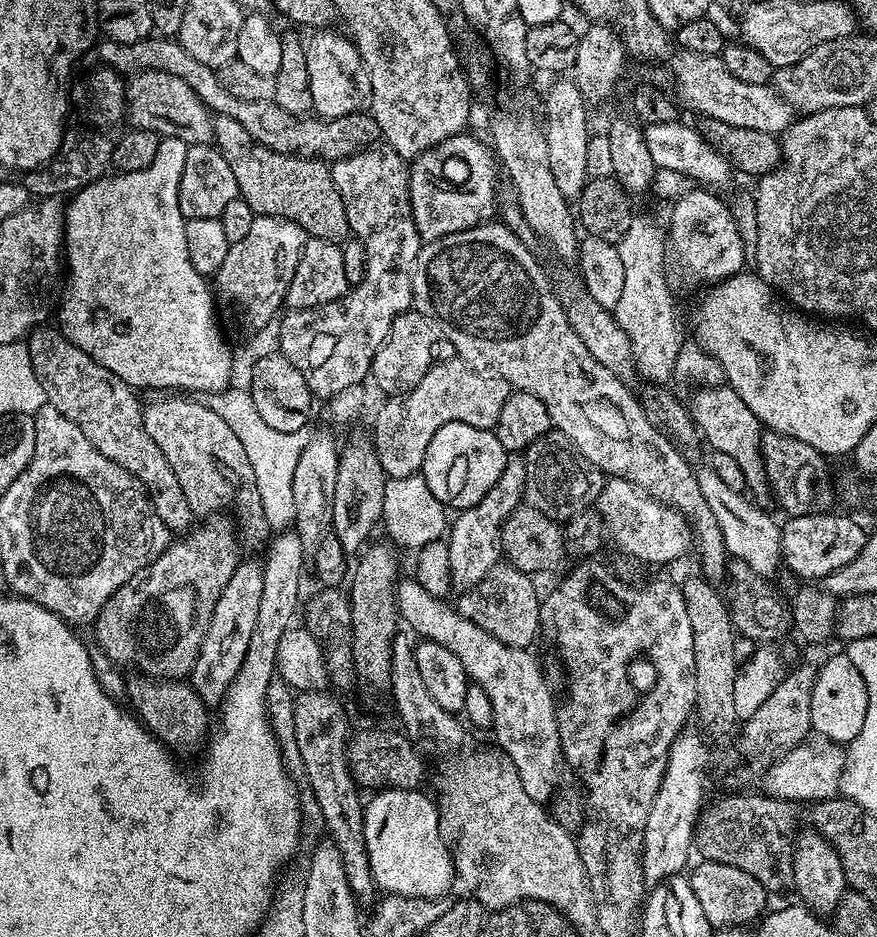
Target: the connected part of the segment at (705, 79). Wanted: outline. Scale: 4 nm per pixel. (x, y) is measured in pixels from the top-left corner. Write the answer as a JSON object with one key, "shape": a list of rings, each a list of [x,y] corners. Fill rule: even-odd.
{"shape":[[[681,51],[671,57],[670,65],[674,72],[676,88],[680,91],[679,99],[685,105],[689,104],[696,112],[701,112],[701,117],[711,118],[720,122],[726,122],[730,126],[738,126],[742,130],[760,130],[773,134],[782,134],[792,125],[794,109],[783,100],[771,83],[755,84],[754,82],[742,82],[726,70],[726,62],[723,55],[711,56],[710,54],[694,54]]]}

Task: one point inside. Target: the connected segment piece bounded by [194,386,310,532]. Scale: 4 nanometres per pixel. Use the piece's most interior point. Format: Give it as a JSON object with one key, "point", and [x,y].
{"point":[273,454]}

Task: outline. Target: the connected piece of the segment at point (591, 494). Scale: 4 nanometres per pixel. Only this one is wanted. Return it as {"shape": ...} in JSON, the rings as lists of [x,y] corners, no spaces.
{"shape":[[[558,431],[547,432],[540,440],[531,444],[522,456],[526,466],[526,486],[524,500],[530,506],[542,510],[546,518],[566,522],[587,508],[593,507],[604,489],[606,479],[566,438],[566,434]]]}

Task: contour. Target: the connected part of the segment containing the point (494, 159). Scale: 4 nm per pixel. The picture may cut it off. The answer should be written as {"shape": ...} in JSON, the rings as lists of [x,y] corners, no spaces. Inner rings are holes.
{"shape":[[[468,135],[451,136],[449,140],[442,142],[437,148],[431,148],[429,152],[423,152],[421,156],[417,156],[415,160],[411,161],[412,213],[414,214],[414,226],[418,226],[418,234],[420,235],[421,241],[427,242],[437,240],[438,238],[446,238],[450,234],[458,234],[462,230],[470,230],[479,224],[489,223],[497,215],[496,168],[498,172],[498,157],[487,143],[484,145],[478,137]],[[455,156],[476,156],[476,161],[468,168],[468,177],[460,185],[451,184],[444,177],[444,167]]]}

